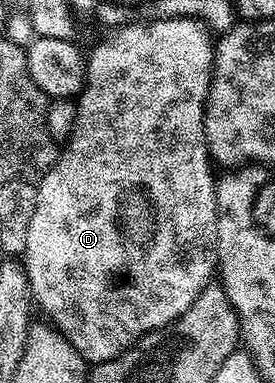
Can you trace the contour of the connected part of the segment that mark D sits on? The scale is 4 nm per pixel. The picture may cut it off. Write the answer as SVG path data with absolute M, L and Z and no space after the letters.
M195 17L149 18L138 24L125 22L106 40L88 49L85 62L85 87L76 97L77 117L68 140L60 149L57 161L51 166L38 186L38 196L31 224L27 231L27 244L23 265L29 279L32 303L46 312L48 323L65 336L67 342L90 365L102 364L125 352L136 340L148 332L159 330L187 310L195 298L214 279L217 268L217 186L215 168L209 159L205 141L205 100L213 81L213 50L215 36L210 26Z

